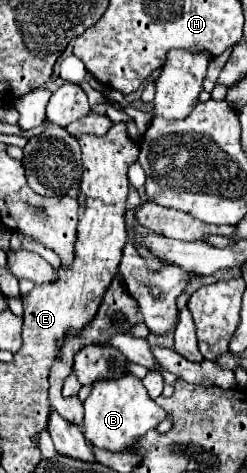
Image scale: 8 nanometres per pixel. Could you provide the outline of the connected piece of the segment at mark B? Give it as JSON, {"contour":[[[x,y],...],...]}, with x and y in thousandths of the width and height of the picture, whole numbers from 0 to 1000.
{"contour":[[[506,791],[466,803],[409,803],[377,812],[377,825],[344,846],[336,922],[368,943],[425,947],[441,956],[522,956],[555,930],[660,892],[668,879],[668,867],[603,841],[579,808],[538,791]]]}

